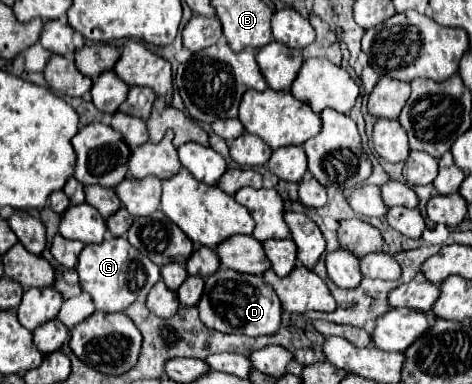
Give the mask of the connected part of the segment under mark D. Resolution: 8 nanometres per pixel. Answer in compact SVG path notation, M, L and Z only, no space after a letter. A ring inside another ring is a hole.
M217 270L205 280L205 292L197 304L199 318L207 328L247 336L271 336L281 326L281 302L263 276L239 274L235 270Z

